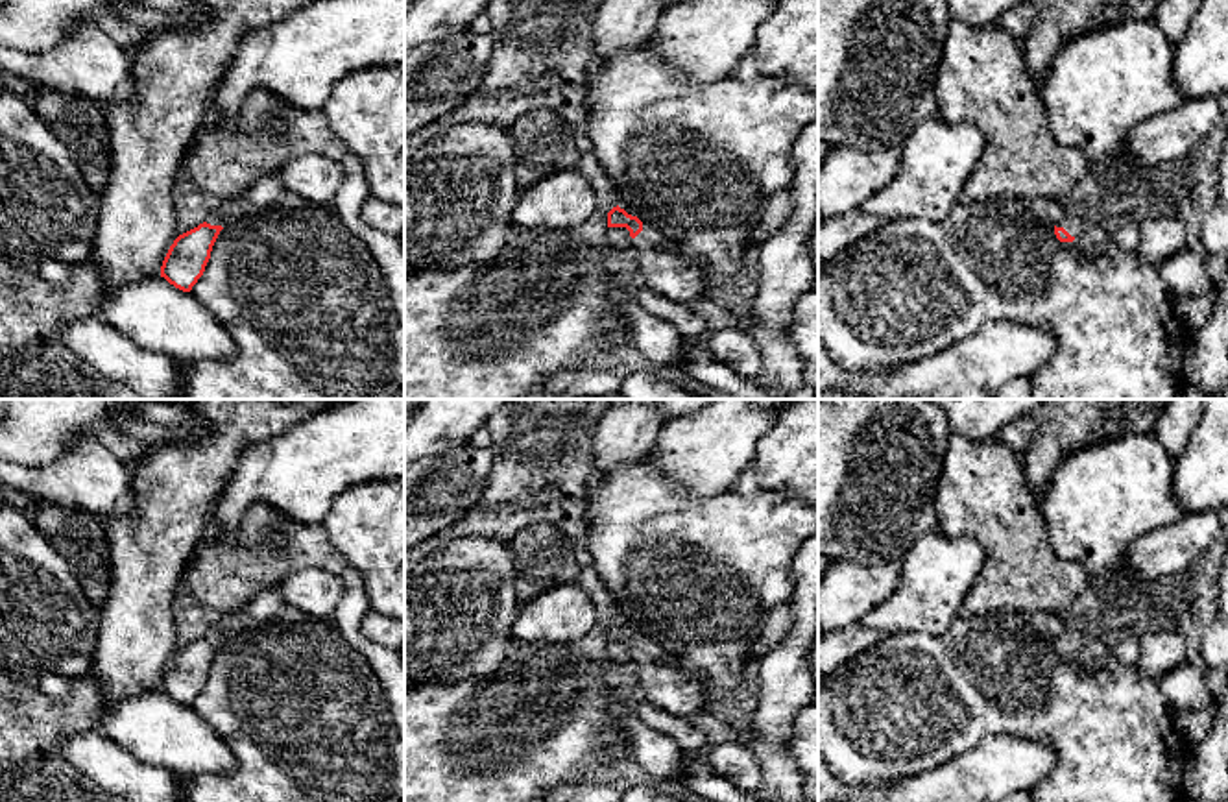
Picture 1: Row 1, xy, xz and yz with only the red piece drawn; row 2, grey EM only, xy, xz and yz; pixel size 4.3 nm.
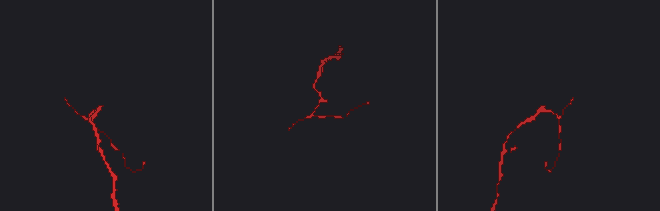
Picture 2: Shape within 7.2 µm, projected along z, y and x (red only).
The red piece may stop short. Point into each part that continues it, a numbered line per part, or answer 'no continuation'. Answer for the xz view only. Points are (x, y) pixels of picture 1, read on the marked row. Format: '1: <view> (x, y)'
1: xz (649, 239)

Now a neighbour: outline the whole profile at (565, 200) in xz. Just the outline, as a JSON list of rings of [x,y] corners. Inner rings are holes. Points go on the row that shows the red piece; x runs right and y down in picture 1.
[[[561,170],[521,190],[512,211],[515,229],[563,229],[582,225],[596,211],[596,194],[576,170]]]

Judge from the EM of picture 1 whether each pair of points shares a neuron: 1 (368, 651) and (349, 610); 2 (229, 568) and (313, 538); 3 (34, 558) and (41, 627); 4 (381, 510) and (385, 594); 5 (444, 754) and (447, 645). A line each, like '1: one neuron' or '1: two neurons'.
1: one neuron
2: one neuron
3: one neuron
4: one neuron
5: two neurons

